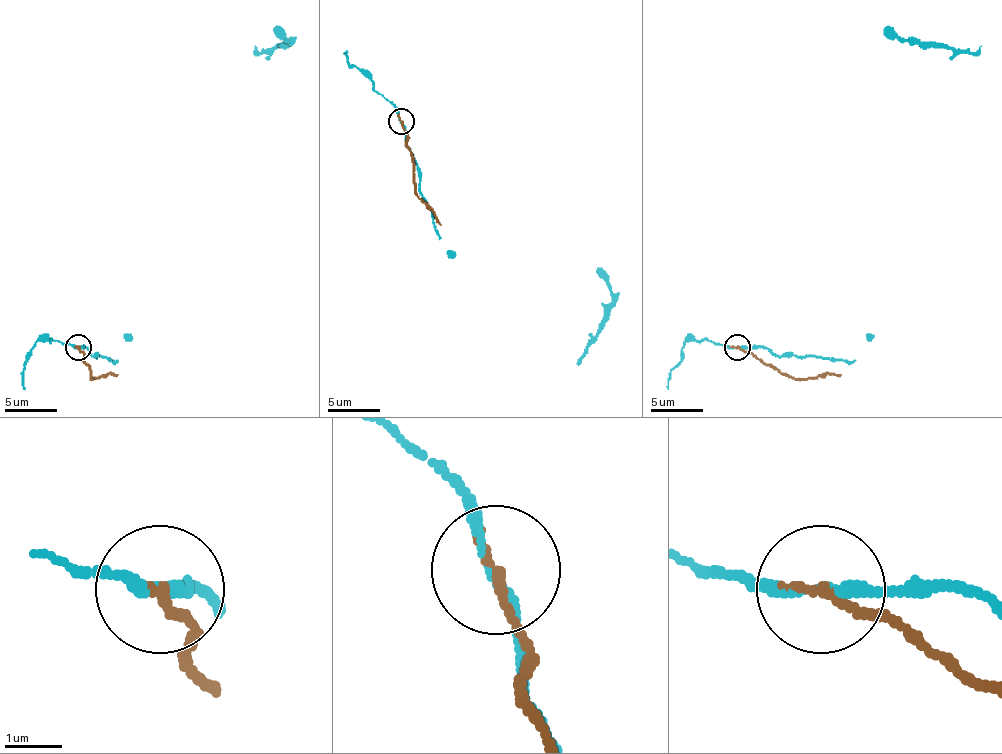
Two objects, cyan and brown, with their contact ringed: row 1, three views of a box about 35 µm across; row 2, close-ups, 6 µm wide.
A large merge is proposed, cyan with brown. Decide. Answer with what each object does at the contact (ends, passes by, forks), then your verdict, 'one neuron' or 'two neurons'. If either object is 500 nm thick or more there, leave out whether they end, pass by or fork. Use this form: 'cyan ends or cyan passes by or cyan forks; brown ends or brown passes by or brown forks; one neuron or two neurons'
cyan passes by; brown ends; two neurons

